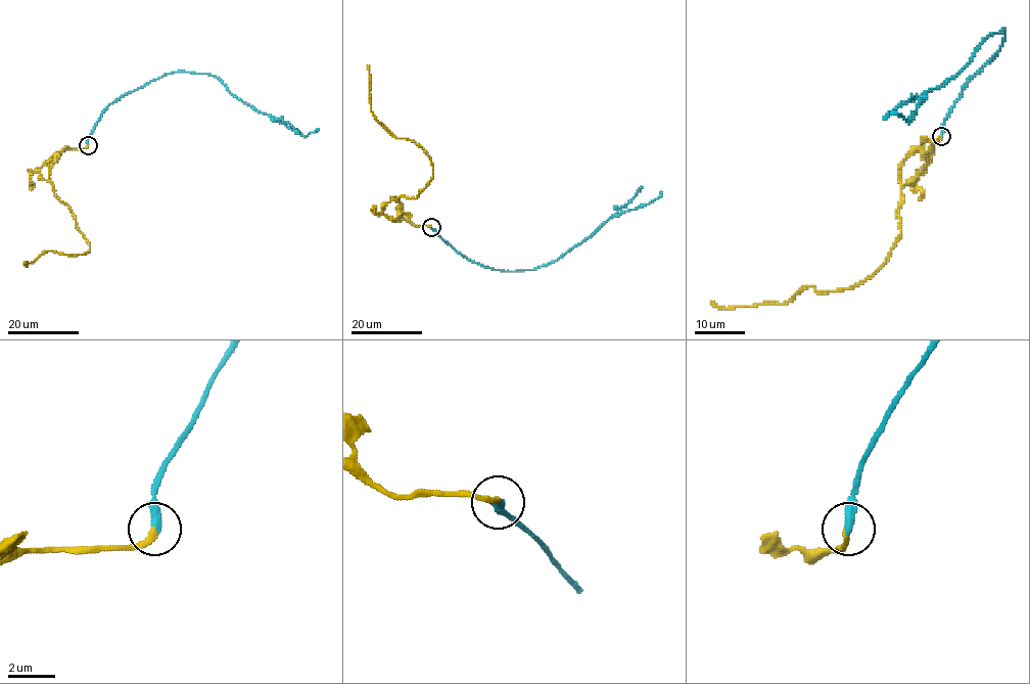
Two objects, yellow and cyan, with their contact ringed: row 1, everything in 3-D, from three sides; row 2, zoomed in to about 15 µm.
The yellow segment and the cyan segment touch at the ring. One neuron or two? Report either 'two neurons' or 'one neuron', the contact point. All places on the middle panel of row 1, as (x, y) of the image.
one neuron; place (431, 227)

